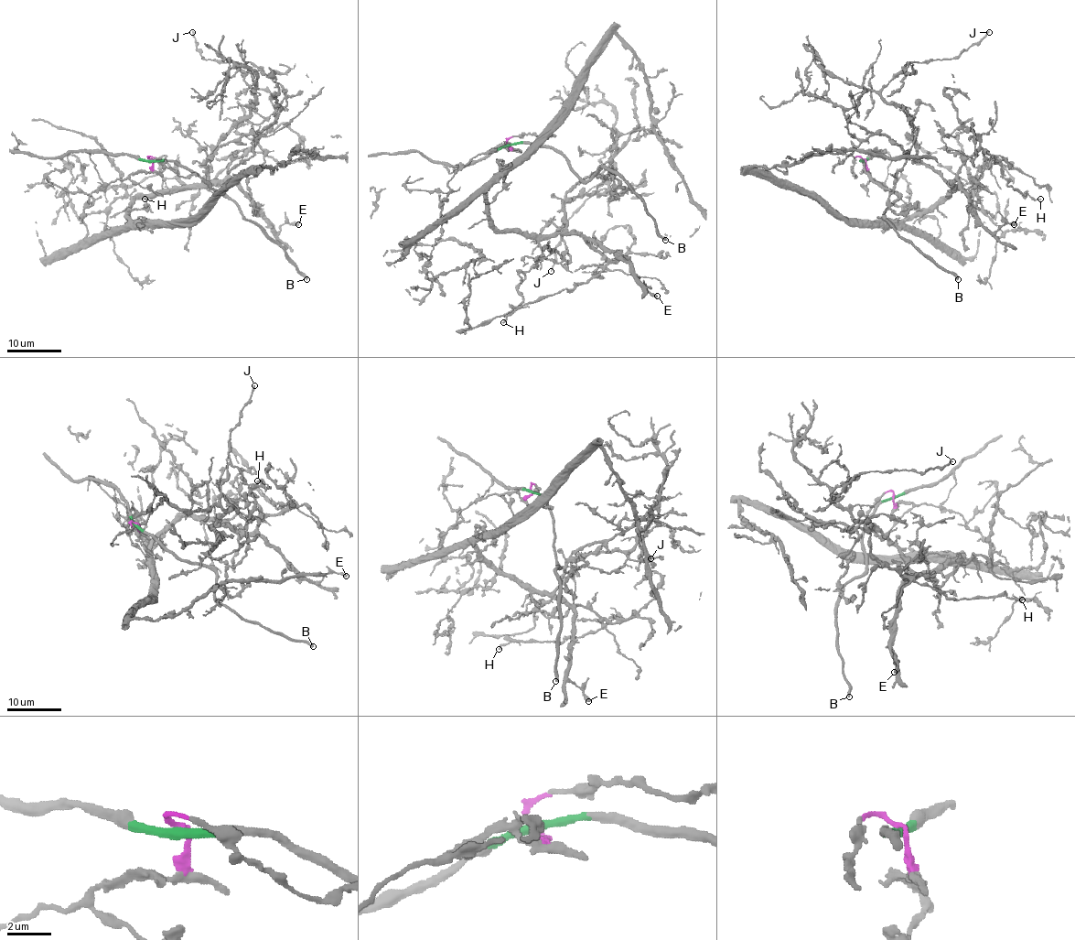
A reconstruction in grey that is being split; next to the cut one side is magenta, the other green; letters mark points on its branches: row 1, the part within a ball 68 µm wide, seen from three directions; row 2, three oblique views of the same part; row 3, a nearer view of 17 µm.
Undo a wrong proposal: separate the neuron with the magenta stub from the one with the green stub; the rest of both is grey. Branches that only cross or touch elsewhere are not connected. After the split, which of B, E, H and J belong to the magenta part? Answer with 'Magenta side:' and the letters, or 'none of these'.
Magenta side: E, H, J

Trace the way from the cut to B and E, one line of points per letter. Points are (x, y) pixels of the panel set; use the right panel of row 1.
B: (864, 160), (861, 161), (865, 171), (898, 198), (886, 214), (886, 221), (918, 249), (958, 279)
E: (864, 158), (872, 179), (935, 218), (937, 237), (923, 237), (904, 221), (956, 181), (991, 232), (1014, 225)

